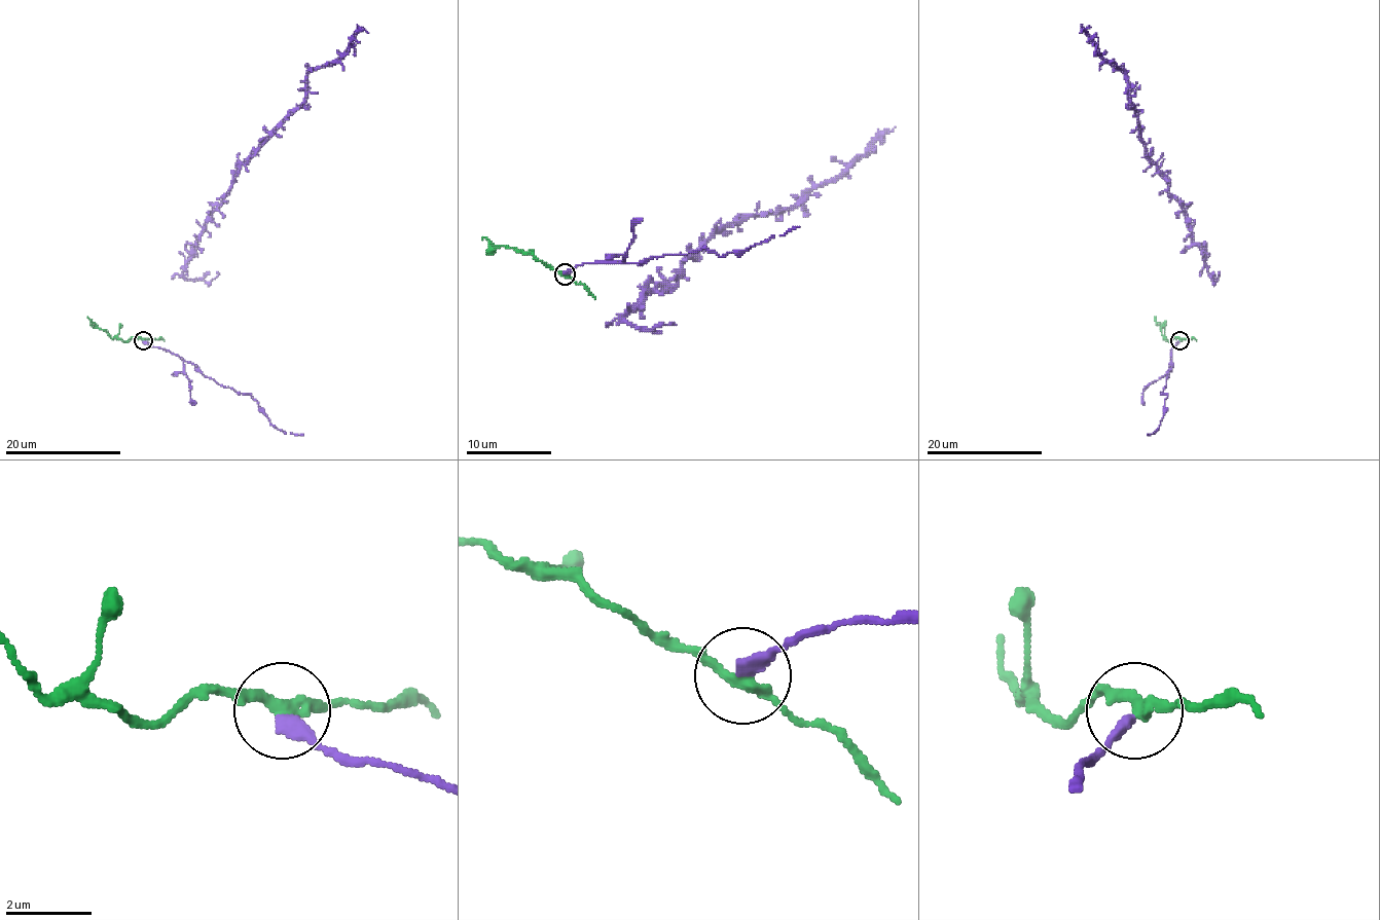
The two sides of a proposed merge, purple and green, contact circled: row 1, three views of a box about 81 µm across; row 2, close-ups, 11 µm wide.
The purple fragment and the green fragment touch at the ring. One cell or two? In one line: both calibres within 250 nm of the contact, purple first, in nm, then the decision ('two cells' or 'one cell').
320 nm thick on the purple side, 260 nm on the other; two cells

